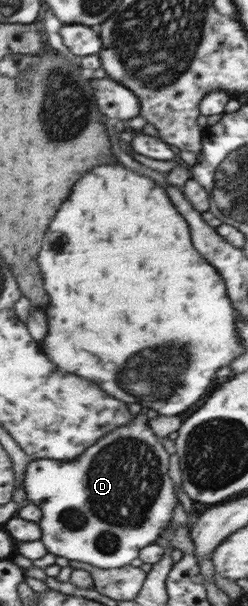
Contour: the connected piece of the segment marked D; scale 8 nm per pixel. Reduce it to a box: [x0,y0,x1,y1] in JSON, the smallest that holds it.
[23,416,179,568]

